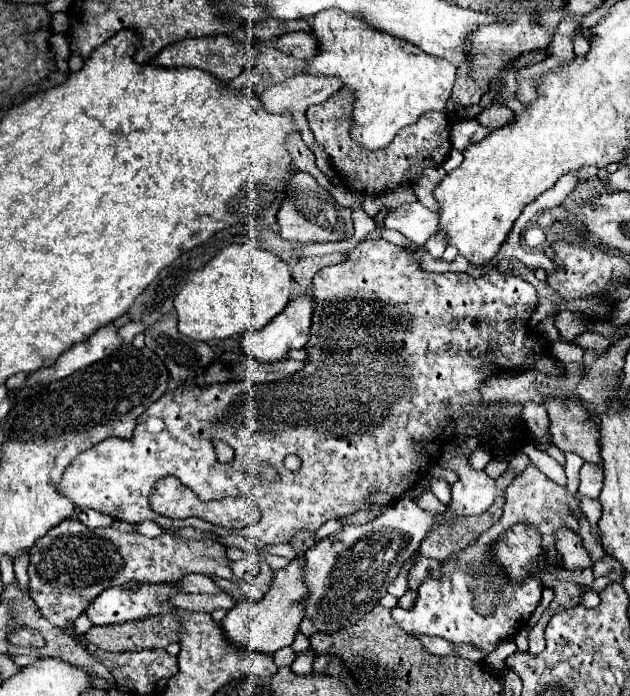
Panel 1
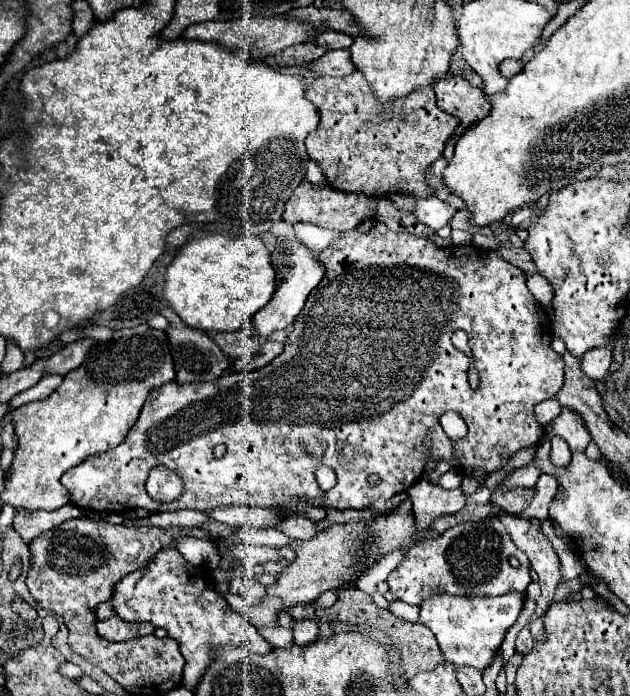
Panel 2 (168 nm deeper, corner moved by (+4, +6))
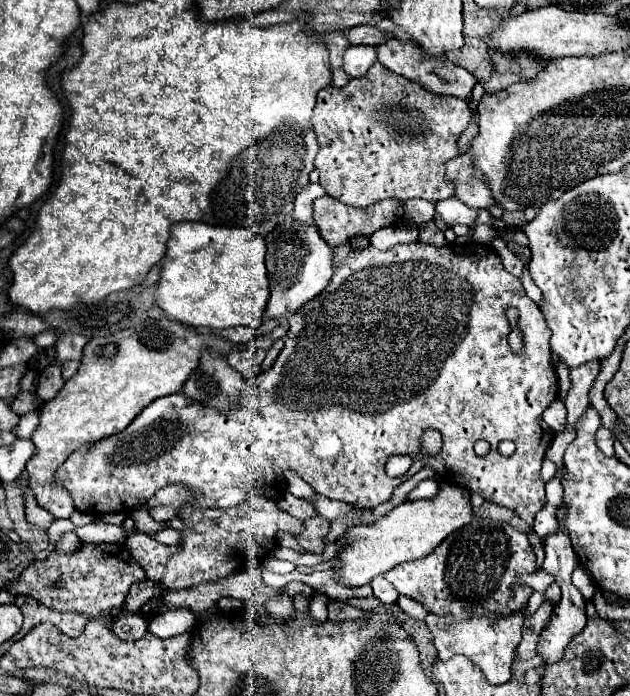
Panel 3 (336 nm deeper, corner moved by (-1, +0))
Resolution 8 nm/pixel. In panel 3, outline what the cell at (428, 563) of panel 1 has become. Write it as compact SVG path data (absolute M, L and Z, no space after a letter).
M473 519L469 525L451 533L431 555L417 561L401 563L385 573L387 581L395 585L401 595L419 601L435 615L453 615L463 619L465 613L491 611L497 615L511 615L523 611L533 593L531 587L519 585L515 593L511 587L519 573L531 573L535 567L535 553L525 537L509 523L493 519Z

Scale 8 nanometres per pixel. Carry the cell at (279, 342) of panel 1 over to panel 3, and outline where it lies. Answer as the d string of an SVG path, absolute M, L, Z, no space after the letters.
M291 215L285 217L273 231L265 235L267 243L267 277L271 297L267 303L267 317L289 317L303 303L319 295L333 275L333 249L321 237L317 225L307 225Z

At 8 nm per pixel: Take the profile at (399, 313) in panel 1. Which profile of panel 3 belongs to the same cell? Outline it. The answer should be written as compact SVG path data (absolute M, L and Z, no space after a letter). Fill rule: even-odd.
M421 241L415 243L407 243L407 245L395 245L387 251L379 251L375 247L367 247L363 251L355 251L349 245L339 245L335 249L335 259L333 259L333 277L331 283L325 287L325 291L321 291L321 295L317 295L315 299L311 299L309 303L305 303L295 315L289 317L289 331L283 337L285 339L285 347L279 353L277 361L273 363L271 369L259 373L253 379L253 385L257 385L257 393L249 393L243 401L243 407L237 411L231 411L229 415L217 415L217 411L213 411L211 407L201 407L201 403L185 397L183 393L173 393L167 397L159 397L153 403L149 403L135 419L133 423L123 429L121 433L115 433L111 437L105 437L97 443L89 443L77 451L73 451L67 461L63 465L59 465L57 469L57 483L61 483L61 487L65 487L73 501L75 507L83 513L89 513L93 517L109 513L109 511L125 511L131 513L133 509L139 509L147 503L149 497L153 497L153 493L165 485L171 483L185 483L191 489L197 491L197 499L195 503L199 505L209 505L209 507L233 507L243 503L253 489L257 489L257 495L263 497L271 497L273 501L281 499L281 491L283 491L283 471L285 469L293 469L295 473L301 475L303 481L307 481L315 493L321 493L329 499L335 501L343 501L349 503L353 507L359 509L373 509L377 505L381 505L383 501L389 501L391 493L395 491L397 485L401 485L403 481L407 481L409 477L413 477L417 471L421 471L423 467L431 467L437 475L451 475L451 483L459 485L459 487L467 487L471 493L479 493L481 497L485 497L487 501L493 501L497 505L505 505L509 509L513 509L525 523L533 525L533 519L537 515L537 511L541 511L547 503L545 499L545 481L541 479L541 461L543 455L553 439L553 431L547 429L547 425L541 419L541 413L545 411L545 407L549 407L549 403L553 399L557 399L557 375L555 375L555 367L551 363L549 369L549 339L551 339L551 331L539 311L539 307L525 295L525 289L521 285L521 281L517 277L513 277L511 273L507 273L501 265L501 257L495 253L495 249L491 245L479 245L479 243L469 243L469 245L445 245L445 247L435 247L435 245L427 245ZM505 307L517 307L521 317L519 317L519 329L521 329L521 337L523 337L523 351L515 353L509 347L509 333L511 333L511 325L505 317ZM427 429L435 429L441 433L443 437L443 447L437 455L421 455L421 437ZM477 439L485 439L491 443L491 451L485 457L477 457L473 453L473 445ZM501 441L513 441L515 443L515 453L509 457L503 457L497 451L497 443ZM391 455L409 455L413 459L413 465L409 467L409 471L397 479L387 477L385 473L385 463Z

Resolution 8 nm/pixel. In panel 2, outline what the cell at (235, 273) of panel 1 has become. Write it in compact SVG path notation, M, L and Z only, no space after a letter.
M200 233L190 239L170 263L164 297L188 327L220 333L236 331L246 321L252 321L252 317L268 305L276 287L272 253L258 237Z

